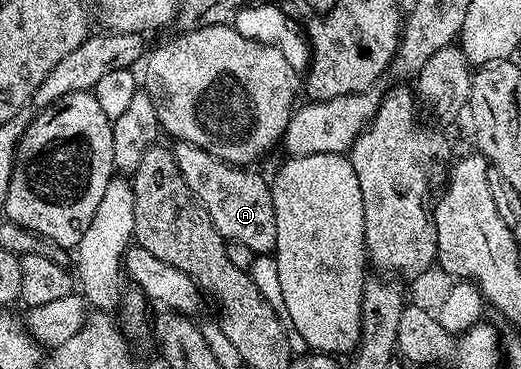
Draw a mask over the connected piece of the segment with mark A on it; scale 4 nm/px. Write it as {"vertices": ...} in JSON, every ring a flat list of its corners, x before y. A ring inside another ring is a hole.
{"vertices":[[186,141,172,146,173,158,183,175,183,183,193,192,193,197,207,211,211,223,226,242,234,241,251,247,254,255,269,255,276,250,275,207,271,199,271,185,248,168,228,165,207,151]]}

